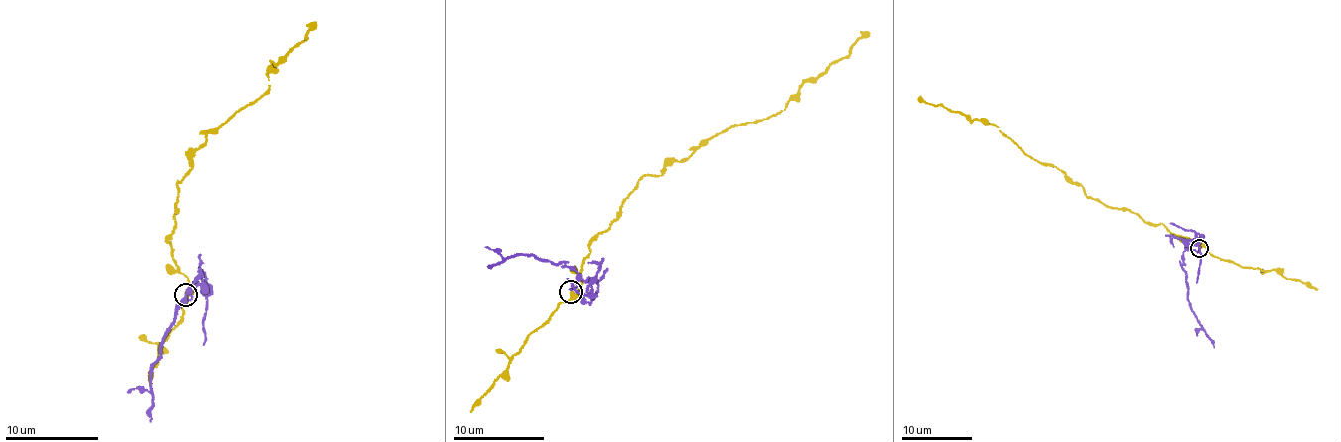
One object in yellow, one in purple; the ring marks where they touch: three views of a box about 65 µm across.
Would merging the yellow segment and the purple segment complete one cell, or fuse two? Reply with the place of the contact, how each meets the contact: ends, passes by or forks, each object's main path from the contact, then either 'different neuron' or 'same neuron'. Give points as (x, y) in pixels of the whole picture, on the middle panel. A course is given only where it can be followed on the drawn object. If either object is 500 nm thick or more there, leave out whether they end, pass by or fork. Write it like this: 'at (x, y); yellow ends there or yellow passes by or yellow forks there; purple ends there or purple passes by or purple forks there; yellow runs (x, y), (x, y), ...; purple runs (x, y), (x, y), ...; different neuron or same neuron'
at (571, 291); yellow passes by; purple ends there; yellow runs (570, 291), (580, 286), (591, 241), (610, 226), (641, 179), (736, 125), (785, 109), (801, 87), (870, 33); purple runs (570, 290), (574, 271), (532, 254), (507, 257), (487, 265); different neuron

